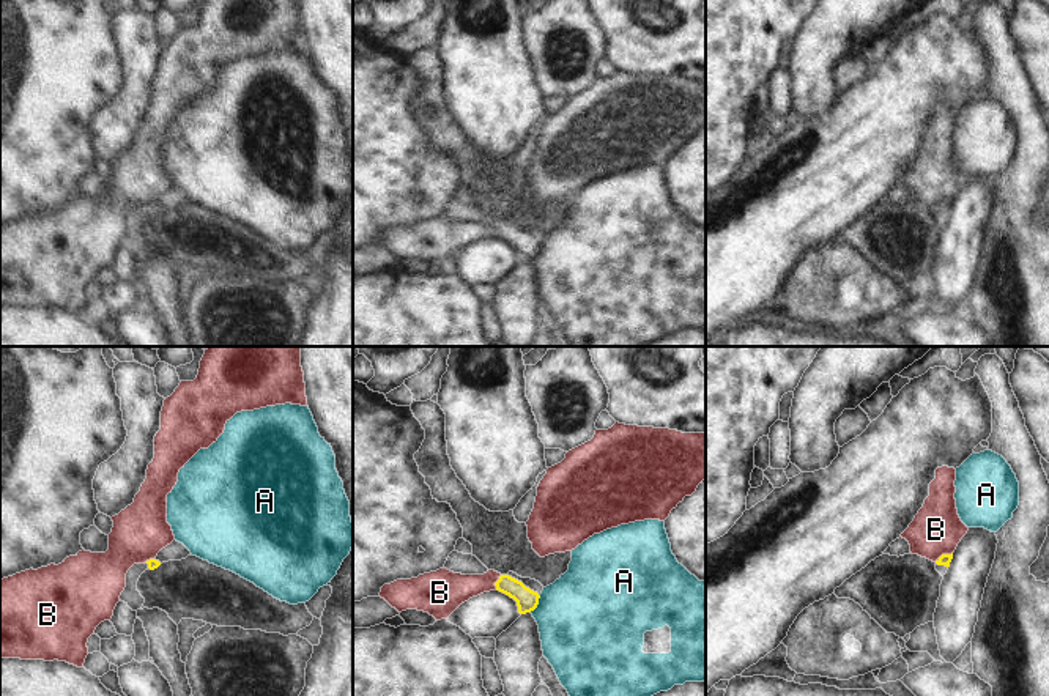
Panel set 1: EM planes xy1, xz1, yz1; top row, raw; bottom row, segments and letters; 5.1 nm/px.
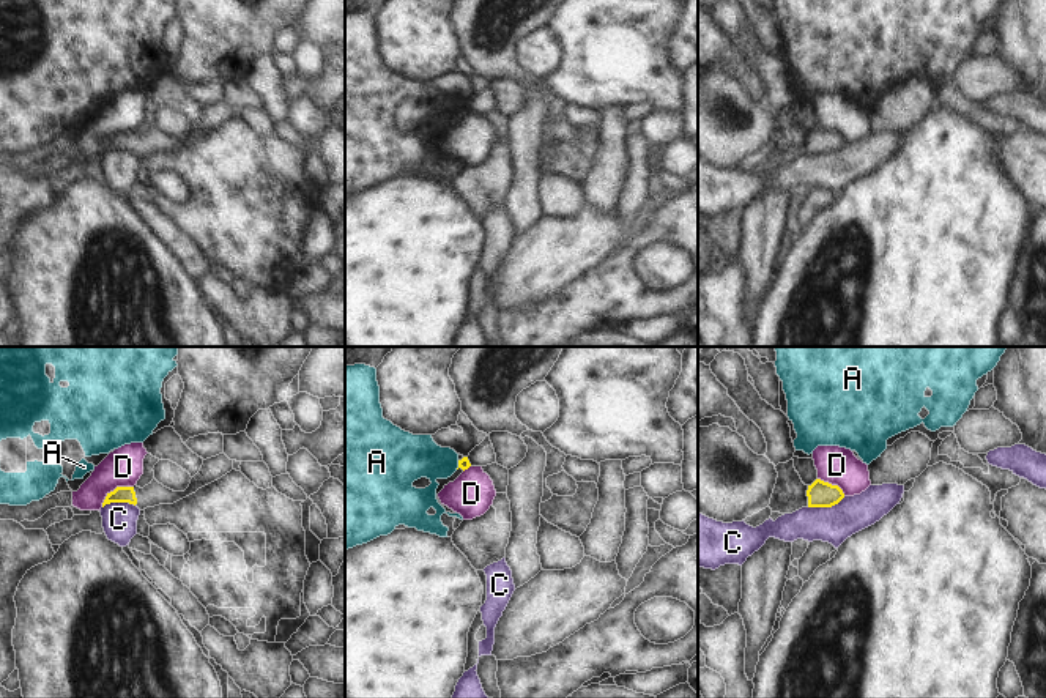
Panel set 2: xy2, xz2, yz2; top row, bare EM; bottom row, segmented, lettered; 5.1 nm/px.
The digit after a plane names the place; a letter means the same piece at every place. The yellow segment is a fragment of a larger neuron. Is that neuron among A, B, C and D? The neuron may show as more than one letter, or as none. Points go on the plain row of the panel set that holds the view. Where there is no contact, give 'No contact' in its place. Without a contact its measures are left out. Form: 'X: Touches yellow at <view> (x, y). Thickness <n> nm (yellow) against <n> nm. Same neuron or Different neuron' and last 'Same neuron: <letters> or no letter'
A: Touches yellow at xz1 (536, 252). Thickness 110 nm (yellow) against 480 nm. Different neuron
B: Touches yellow at yz1 (942, 202). Thickness 60 nm (yellow) against 260 nm. Different neuron
C: Touches yellow at yz2 (826, 153). Thickness 130 nm (yellow) against 190 nm. Different neuron
D: Touches yellow at xy2 (115, 136). Thickness 80 nm (yellow) against 200 nm. Different neuron
Same neuron: no letter

